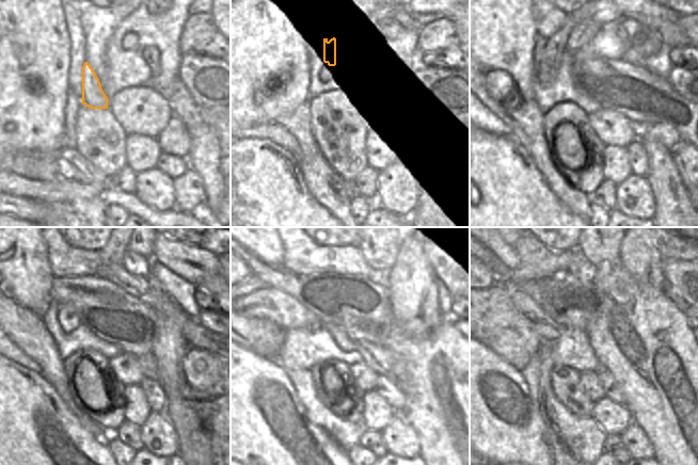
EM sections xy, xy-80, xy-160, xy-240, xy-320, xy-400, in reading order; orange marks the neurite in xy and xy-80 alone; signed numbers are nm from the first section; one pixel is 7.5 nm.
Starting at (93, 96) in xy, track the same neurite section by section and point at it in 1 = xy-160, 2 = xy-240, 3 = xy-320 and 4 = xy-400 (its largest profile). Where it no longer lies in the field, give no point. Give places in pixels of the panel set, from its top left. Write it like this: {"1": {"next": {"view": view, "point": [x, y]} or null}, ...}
{"1": {"next": {"view": "xy-160", "point": [585, 29]}}, "2": {"next": {"view": "xy-240", "point": [112, 253]}}, "3": {"next": null}, "4": {"next": null}}

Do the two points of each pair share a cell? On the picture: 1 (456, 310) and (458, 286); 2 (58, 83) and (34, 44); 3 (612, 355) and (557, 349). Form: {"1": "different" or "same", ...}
{"1": "different", "2": "same", "3": "different"}

